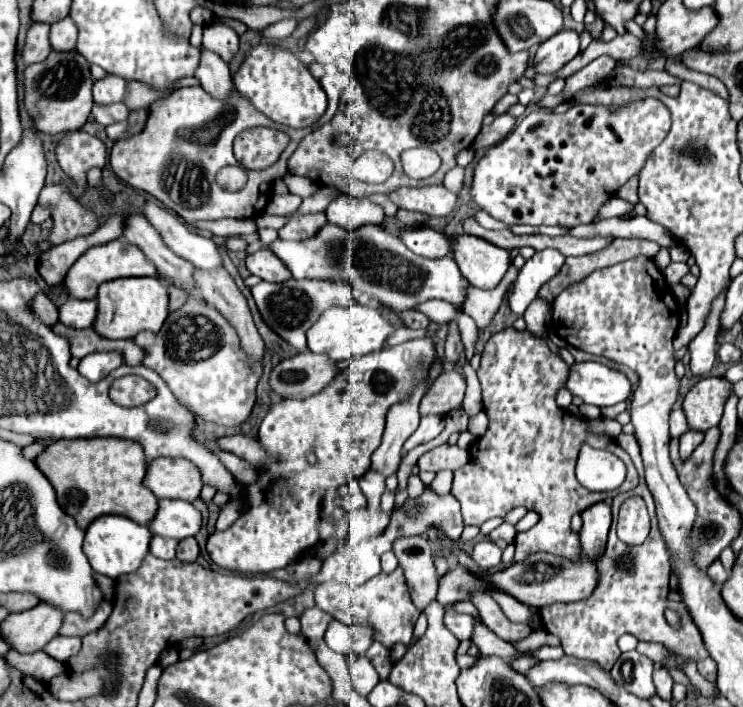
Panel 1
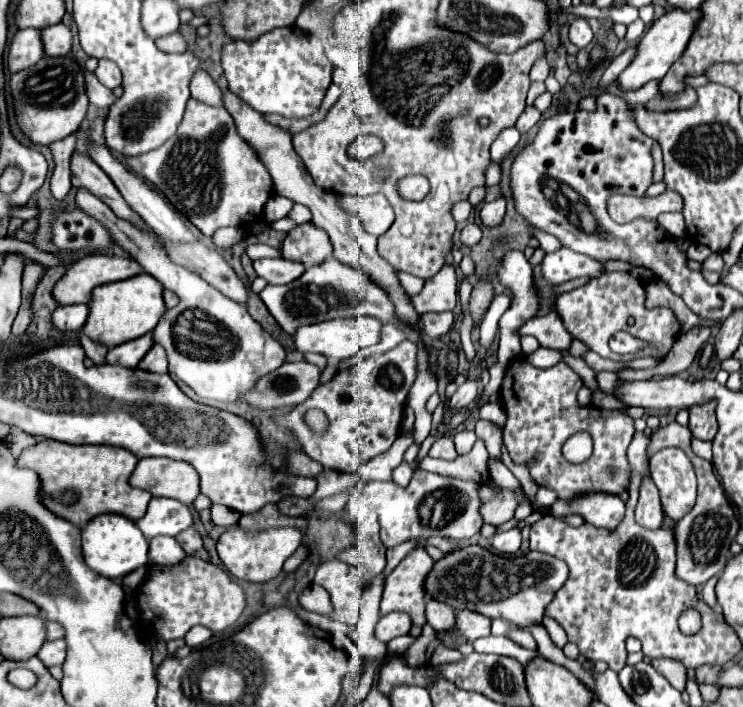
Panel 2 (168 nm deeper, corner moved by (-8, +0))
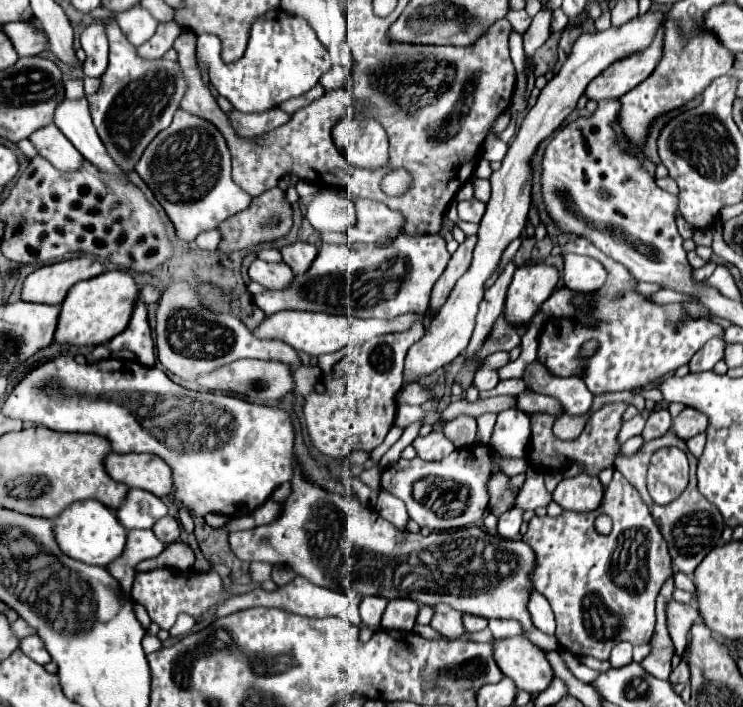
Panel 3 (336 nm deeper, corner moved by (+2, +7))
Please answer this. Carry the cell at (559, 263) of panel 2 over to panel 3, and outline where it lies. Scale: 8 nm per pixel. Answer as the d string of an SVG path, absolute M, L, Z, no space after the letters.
M564 255L564 285L578 291L596 291L606 283L606 267L584 255Z

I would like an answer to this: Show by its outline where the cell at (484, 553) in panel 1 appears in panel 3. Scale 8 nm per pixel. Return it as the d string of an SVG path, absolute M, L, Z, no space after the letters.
M512 507L504 515L498 517L498 535L504 539L516 539L522 525L522 511Z

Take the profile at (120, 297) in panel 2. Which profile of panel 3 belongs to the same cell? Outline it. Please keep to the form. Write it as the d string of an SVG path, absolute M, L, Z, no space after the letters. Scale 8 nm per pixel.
M116 269L116 271L106 271L94 279L86 279L74 285L66 295L54 339L58 343L86 345L86 347L108 343L112 337L116 337L128 327L132 311L138 301L140 301L140 285L126 271Z

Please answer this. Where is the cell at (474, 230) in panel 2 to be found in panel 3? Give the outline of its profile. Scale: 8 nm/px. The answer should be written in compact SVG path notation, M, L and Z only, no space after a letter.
M470 199L470 201L460 201L458 203L458 219L460 221L470 221L470 223L480 223L482 215L484 215L484 203L480 203L478 199Z

